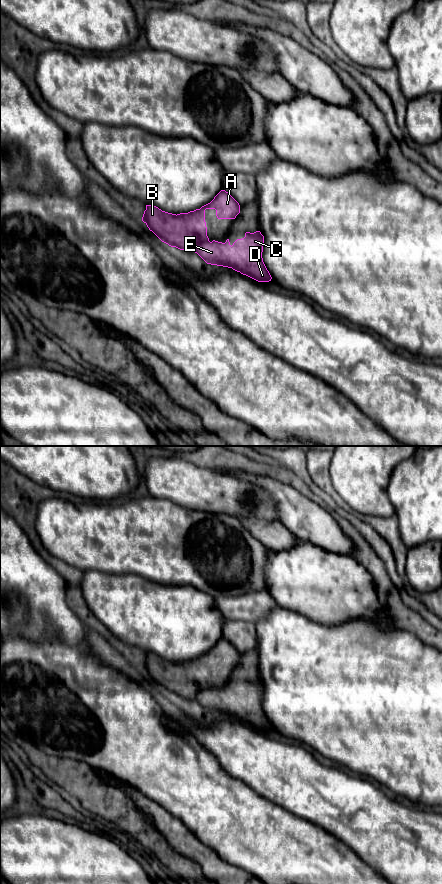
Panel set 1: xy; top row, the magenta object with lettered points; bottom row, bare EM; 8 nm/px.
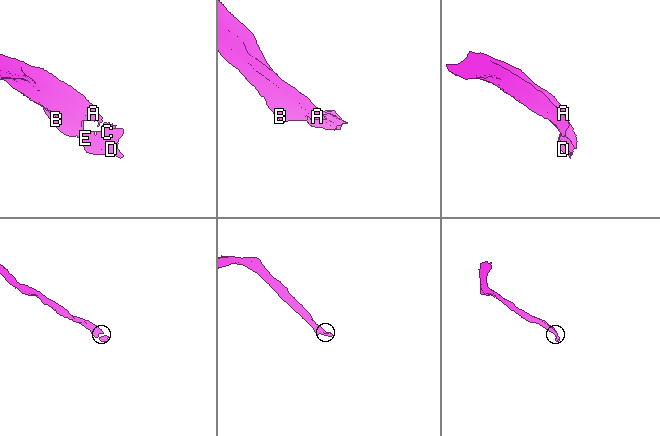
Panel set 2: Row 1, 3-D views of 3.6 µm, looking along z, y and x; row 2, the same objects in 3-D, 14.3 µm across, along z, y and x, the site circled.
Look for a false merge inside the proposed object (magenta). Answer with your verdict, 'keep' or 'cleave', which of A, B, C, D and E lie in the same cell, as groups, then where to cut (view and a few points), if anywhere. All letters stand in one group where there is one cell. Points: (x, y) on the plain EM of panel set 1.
cleave; A B / C D E; cut in xy along (208, 686), (194, 697)

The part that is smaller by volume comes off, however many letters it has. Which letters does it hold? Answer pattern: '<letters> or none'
C, D, E

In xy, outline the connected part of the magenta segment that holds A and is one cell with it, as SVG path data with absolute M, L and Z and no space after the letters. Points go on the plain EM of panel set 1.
M225 638L200 657L172 662L154 653L146 653L142 669L162 690L180 698L195 698L207 689L205 658L215 657L218 667L235 667L240 661L239 651Z

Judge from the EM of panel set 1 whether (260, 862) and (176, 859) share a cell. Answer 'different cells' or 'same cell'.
different cells

